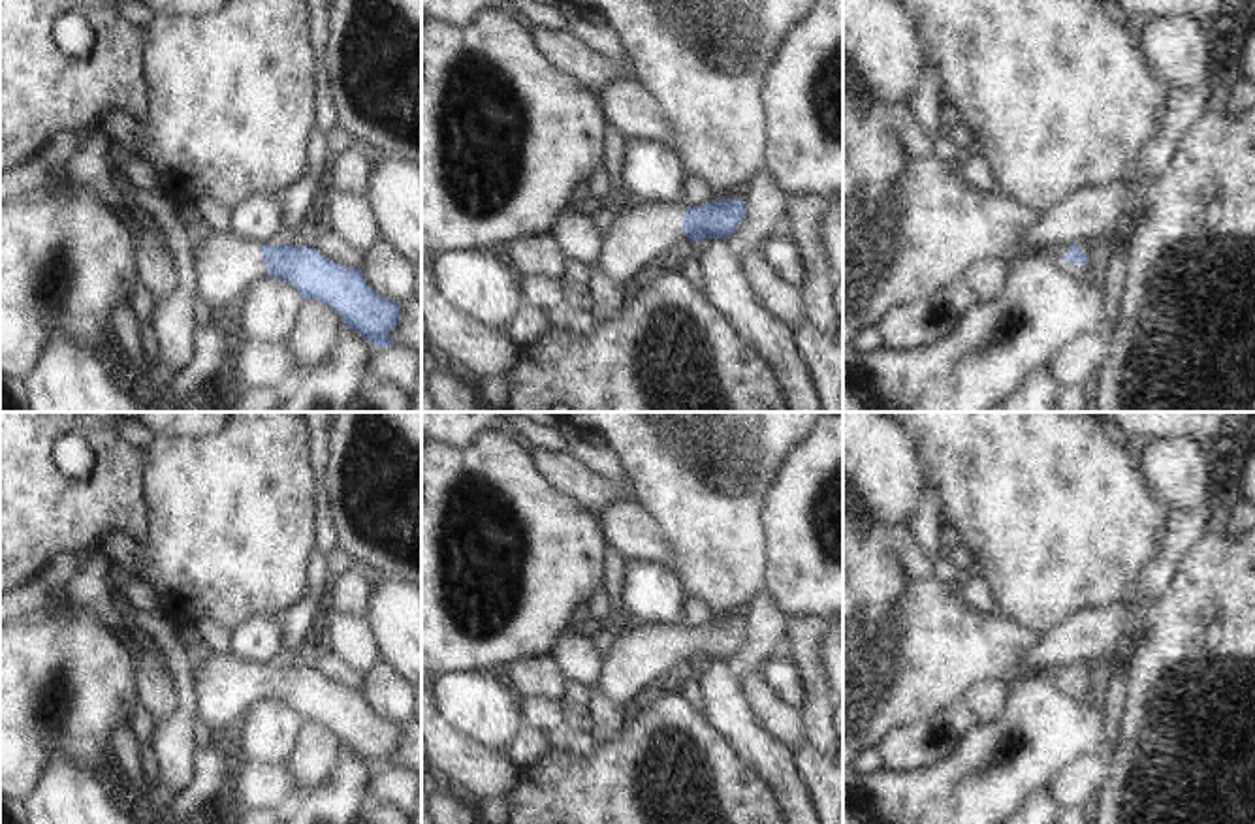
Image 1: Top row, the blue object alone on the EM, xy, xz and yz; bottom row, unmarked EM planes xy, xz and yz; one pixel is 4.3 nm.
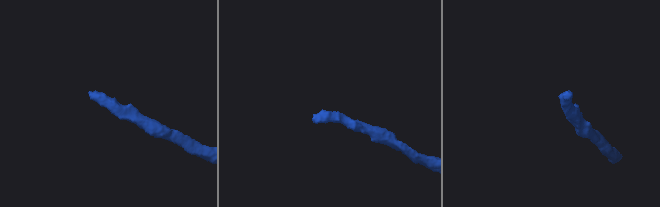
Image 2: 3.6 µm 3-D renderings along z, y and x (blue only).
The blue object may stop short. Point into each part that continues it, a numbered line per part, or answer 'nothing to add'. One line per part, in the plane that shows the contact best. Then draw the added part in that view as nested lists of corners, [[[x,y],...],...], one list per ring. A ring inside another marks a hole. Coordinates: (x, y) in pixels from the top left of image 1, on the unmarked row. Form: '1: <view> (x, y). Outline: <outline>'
1: yz (1071, 691). Outline: [[[1063,666],[1057,670],[1057,689],[1067,696],[1067,698],[1072,698],[1072,700],[1082,700],[1082,698],[1088,698],[1089,694],[1089,689],[1091,689],[1091,683],[1086,683],[1086,685],[1071,685],[1065,681],[1065,677],[1069,675],[1069,666]]]

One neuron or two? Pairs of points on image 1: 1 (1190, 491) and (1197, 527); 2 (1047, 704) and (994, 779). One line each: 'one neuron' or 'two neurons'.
1: two neurons
2: one neuron

